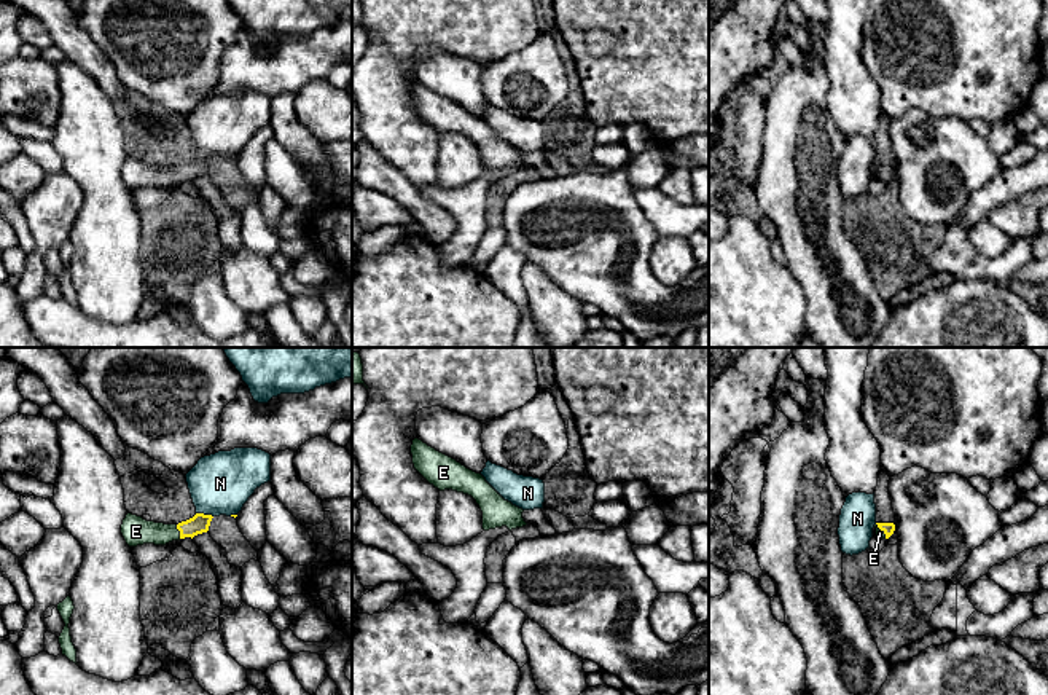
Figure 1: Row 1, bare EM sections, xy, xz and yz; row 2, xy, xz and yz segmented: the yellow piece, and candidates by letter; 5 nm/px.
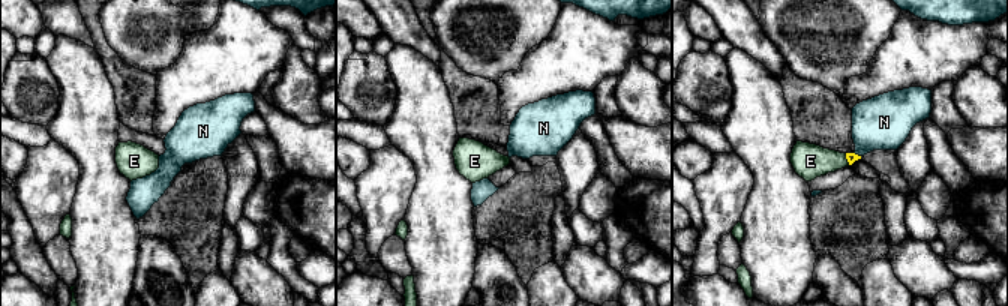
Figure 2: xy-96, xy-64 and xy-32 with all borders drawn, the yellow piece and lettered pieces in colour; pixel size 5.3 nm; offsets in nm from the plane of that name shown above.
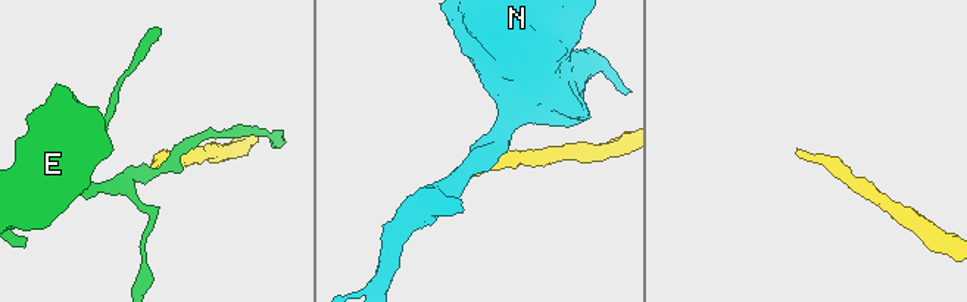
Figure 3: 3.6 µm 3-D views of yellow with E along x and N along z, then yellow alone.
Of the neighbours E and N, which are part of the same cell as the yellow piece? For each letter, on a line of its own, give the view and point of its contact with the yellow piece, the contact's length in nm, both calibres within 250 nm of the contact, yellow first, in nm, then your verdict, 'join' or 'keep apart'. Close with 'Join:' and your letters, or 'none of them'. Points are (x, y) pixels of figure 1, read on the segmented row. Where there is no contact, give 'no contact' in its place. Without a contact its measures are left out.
E: contact xy (179, 530); length 80 nm; calibres 100 and 140 nm; join
N: contact xy (203, 514); length 90 nm; calibres 100 and 300 nm; keep apart
Join: E

